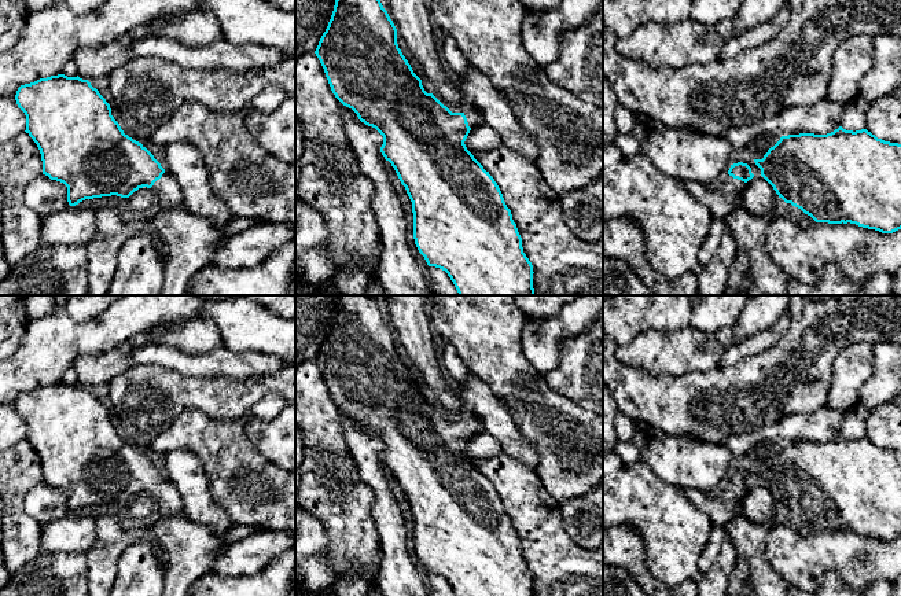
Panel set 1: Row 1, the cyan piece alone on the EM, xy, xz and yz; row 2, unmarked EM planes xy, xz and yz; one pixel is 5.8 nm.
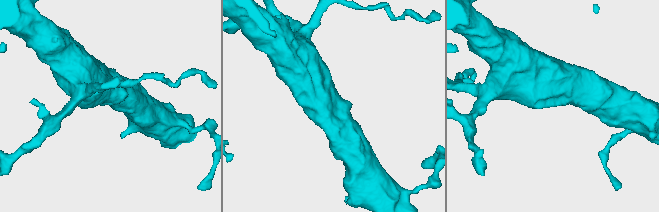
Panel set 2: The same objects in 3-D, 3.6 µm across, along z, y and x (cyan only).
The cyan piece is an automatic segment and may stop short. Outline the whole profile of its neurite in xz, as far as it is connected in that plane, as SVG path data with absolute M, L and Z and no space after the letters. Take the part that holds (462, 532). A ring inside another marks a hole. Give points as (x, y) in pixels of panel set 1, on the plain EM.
M335 295L335 298L337 308L334 319L315 361L324 376L326 385L335 405L343 413L352 416L361 430L375 435L383 444L380 460L394 475L412 509L413 547L419 560L424 564L429 574L435 574L445 578L456 596L533 596L533 573L523 560L522 545L518 540L516 531L512 527L511 518L507 515L503 501L494 486L483 477L483 474L474 466L464 452L470 438L485 431L482 423L475 415L471 415L466 420L452 420L433 401L427 401L424 398L422 387L413 380L411 372L398 356L397 336L393 328L383 316L379 303L371 295Z

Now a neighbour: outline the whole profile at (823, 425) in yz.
M824 405L810 413L786 415L779 422L755 431L732 434L722 445L735 456L742 456L762 441L777 441L780 444L799 441L827 442L841 434L842 419L842 412Z

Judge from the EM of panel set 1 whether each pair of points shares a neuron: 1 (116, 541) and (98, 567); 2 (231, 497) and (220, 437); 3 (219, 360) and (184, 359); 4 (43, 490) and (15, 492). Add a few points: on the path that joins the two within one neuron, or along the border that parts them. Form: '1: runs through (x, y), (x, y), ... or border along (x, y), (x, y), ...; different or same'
1: runs through (109, 548), (103, 554), (102, 560); same
2: runs through (231, 482), (230, 459), (225, 452); same
3: runs through (210, 363), (192, 363); same
4: border along (41, 481), (24, 501), (24, 510), (37, 522); different

